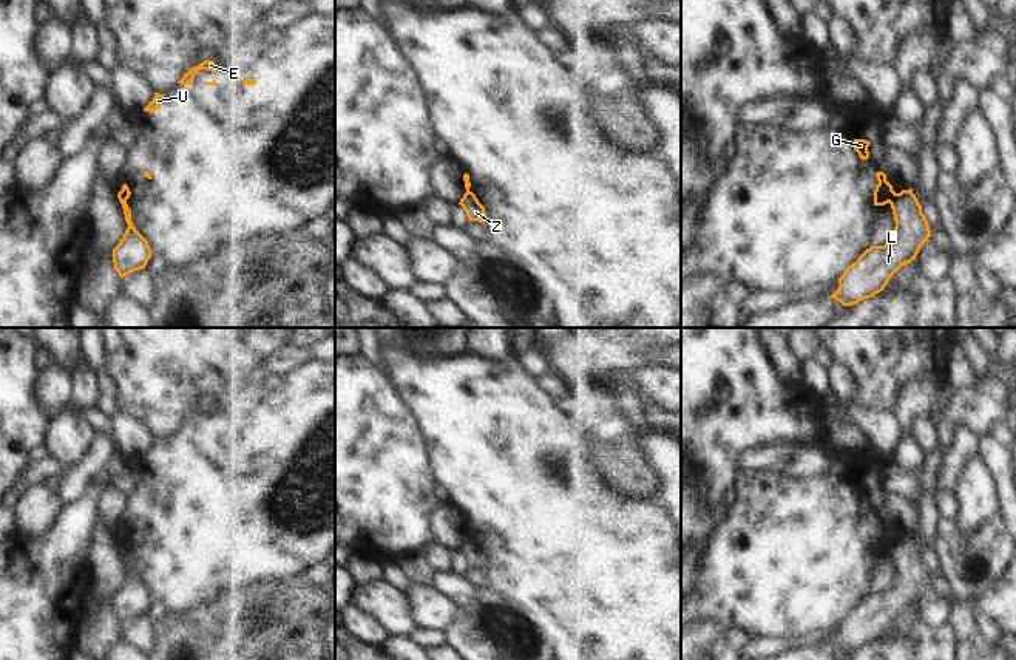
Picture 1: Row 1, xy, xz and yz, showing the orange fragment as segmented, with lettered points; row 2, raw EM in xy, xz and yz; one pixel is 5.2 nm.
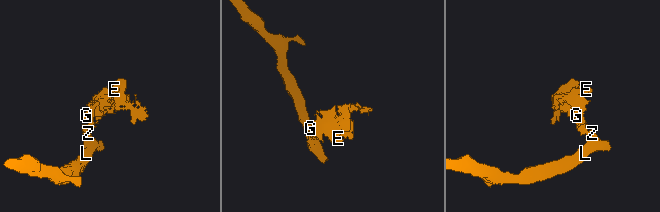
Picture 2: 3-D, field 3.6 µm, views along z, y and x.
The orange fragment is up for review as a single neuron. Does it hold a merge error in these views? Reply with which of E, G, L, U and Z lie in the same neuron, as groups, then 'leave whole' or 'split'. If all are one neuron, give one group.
groups E G U / L Z; split

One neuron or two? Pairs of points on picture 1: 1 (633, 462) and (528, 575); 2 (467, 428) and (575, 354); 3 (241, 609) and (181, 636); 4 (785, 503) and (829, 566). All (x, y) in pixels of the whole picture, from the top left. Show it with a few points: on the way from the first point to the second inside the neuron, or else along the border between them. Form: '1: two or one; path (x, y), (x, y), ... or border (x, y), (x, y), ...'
1: two; border (602, 462), (606, 475), (623, 490), (647, 495)
2: two; border (539, 360), (545, 376), (558, 388), (575, 396)
3: one; path (226, 625), (215, 636), (196, 636)
4: one; path (786, 518), (819, 551)

